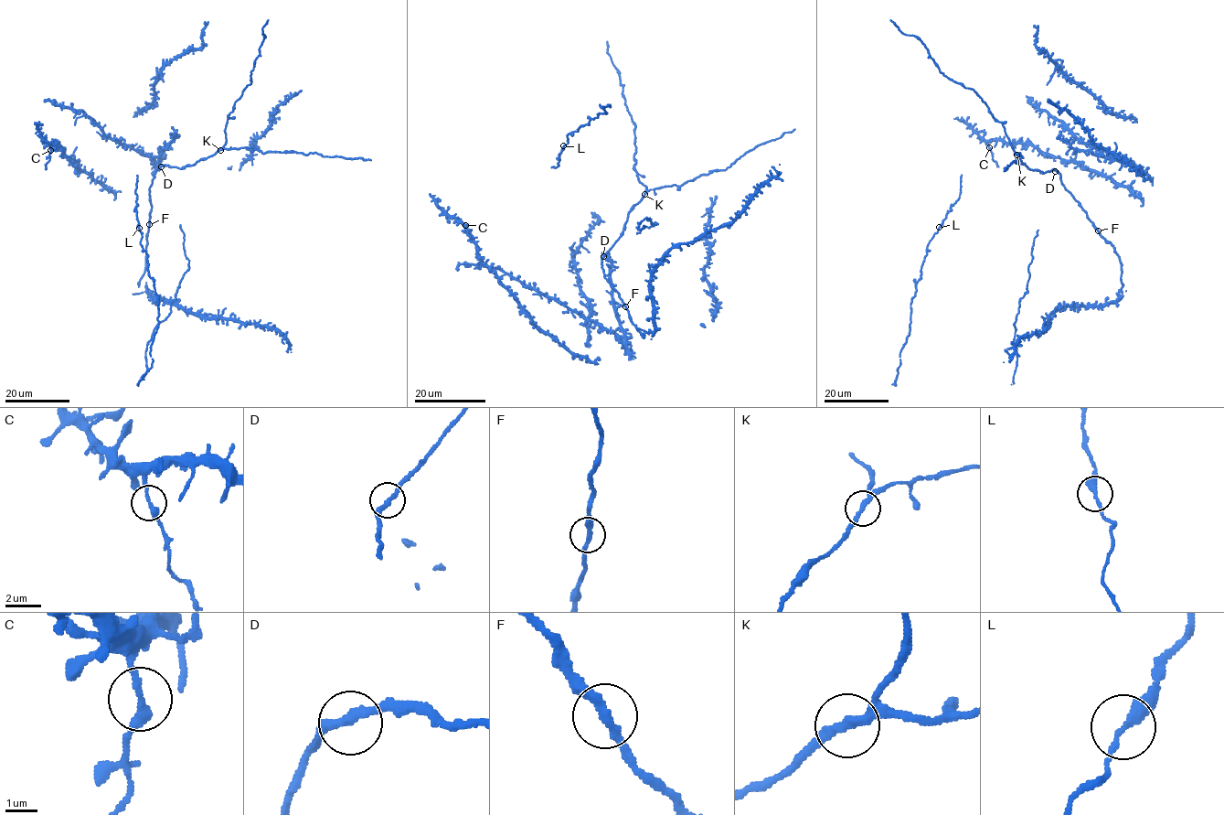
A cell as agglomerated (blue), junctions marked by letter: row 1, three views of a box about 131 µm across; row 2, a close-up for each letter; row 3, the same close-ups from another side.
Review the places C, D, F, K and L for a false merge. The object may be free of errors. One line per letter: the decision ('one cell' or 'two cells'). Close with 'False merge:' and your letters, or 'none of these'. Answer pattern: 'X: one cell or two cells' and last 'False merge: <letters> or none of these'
C: two cells
D: one cell
F: one cell
K: one cell
L: one cell
False merge: C

